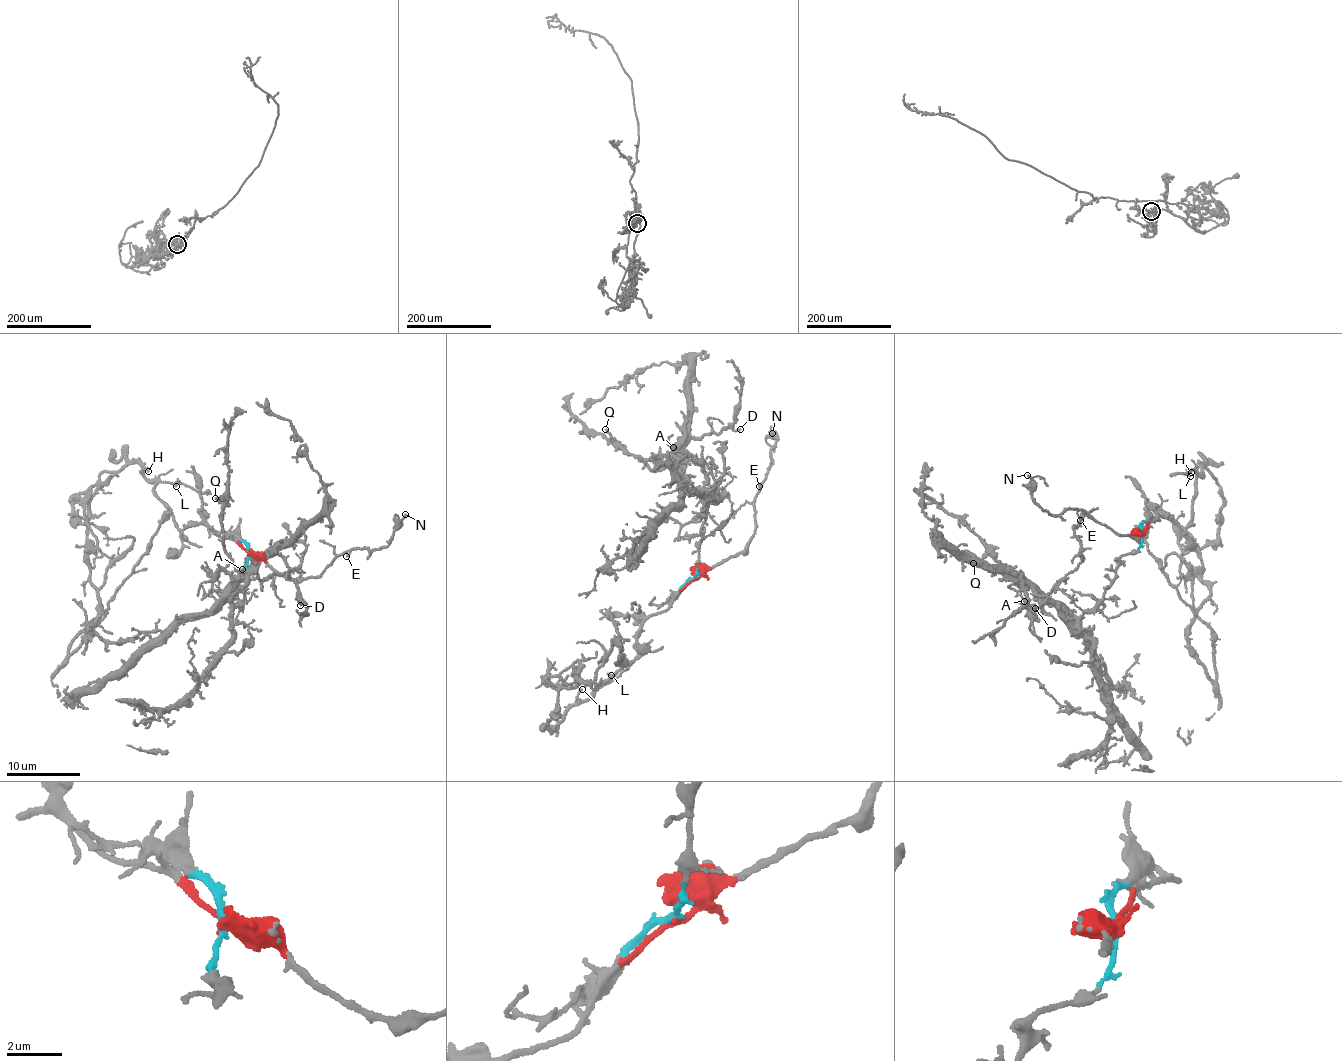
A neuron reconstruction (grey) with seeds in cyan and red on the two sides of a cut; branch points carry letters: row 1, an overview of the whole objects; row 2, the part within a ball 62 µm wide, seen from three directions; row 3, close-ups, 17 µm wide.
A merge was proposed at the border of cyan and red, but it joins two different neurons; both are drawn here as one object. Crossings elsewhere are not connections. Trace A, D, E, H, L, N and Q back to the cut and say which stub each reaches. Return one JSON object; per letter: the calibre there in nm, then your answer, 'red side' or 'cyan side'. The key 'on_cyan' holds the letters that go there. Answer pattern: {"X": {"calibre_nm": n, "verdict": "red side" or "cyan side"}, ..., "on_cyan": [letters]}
{"A": {"calibre_nm": 160, "verdict": "cyan side"}, "D": {"calibre_nm": 170, "verdict": "cyan side"}, "E": {"calibre_nm": 120, "verdict": "red side"}, "H": {"calibre_nm": 160, "verdict": "red side"}, "L": {"calibre_nm": 120, "verdict": "red side"}, "N": {"calibre_nm": 150, "verdict": "red side"}, "Q": {"calibre_nm": 140, "verdict": "cyan side"}, "on_cyan": ["A", "D", "Q"]}

